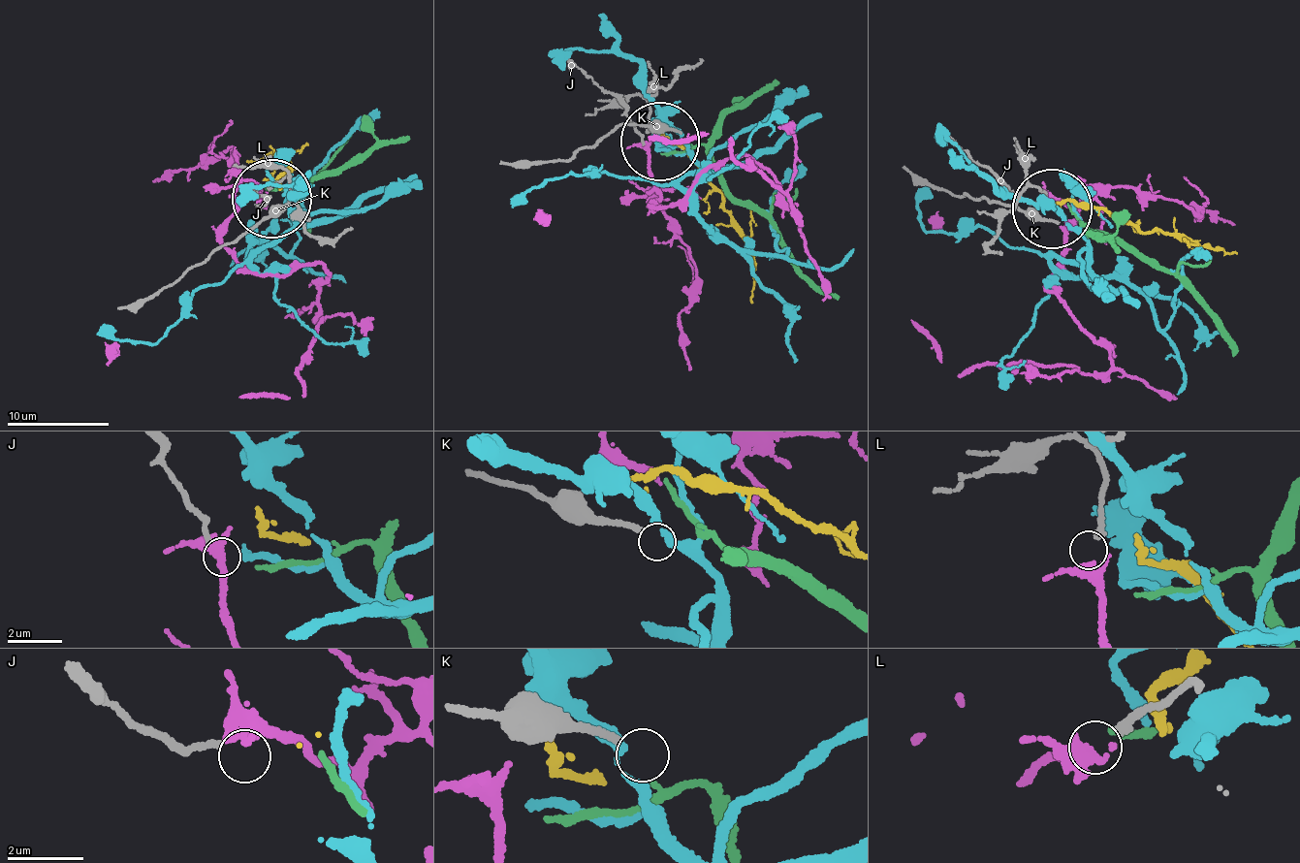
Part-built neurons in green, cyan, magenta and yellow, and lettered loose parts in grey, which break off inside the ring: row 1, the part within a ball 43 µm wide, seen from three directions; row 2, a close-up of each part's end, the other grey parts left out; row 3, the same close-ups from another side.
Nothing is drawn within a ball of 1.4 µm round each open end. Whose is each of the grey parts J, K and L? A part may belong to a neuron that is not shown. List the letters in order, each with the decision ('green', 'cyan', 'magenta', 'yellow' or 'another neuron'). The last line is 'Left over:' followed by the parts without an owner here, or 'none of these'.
J: another neuron
K: another neuron
L: magenta
Left over: J, K

